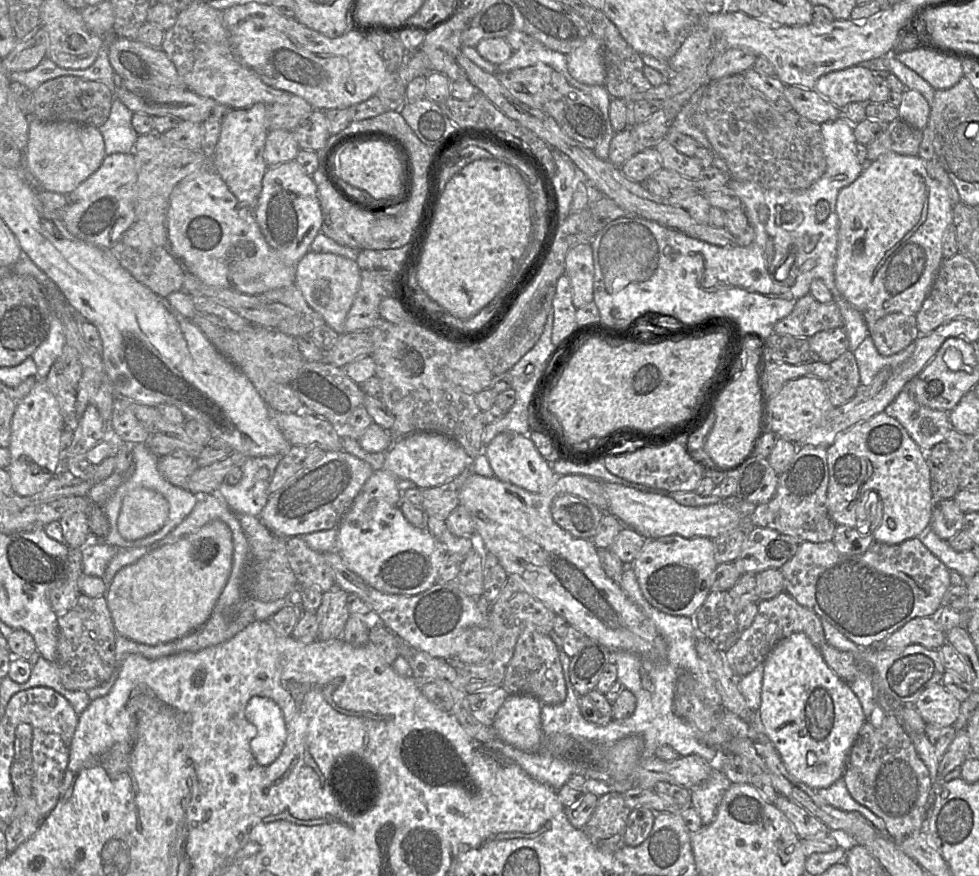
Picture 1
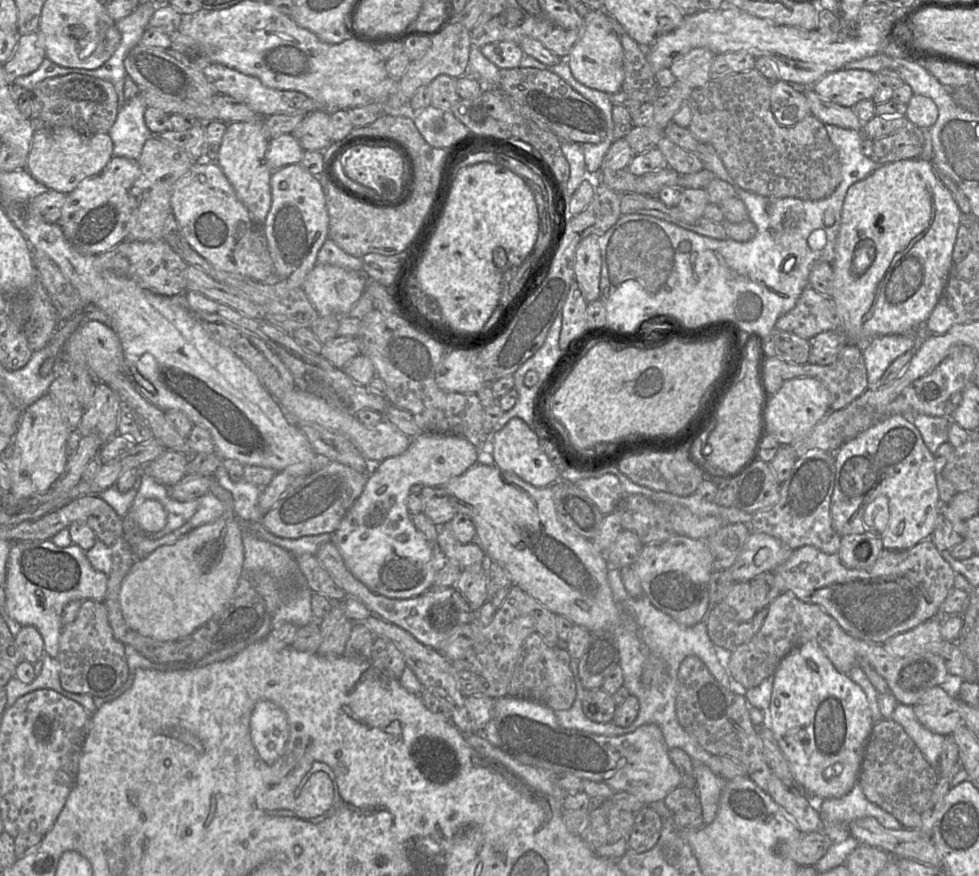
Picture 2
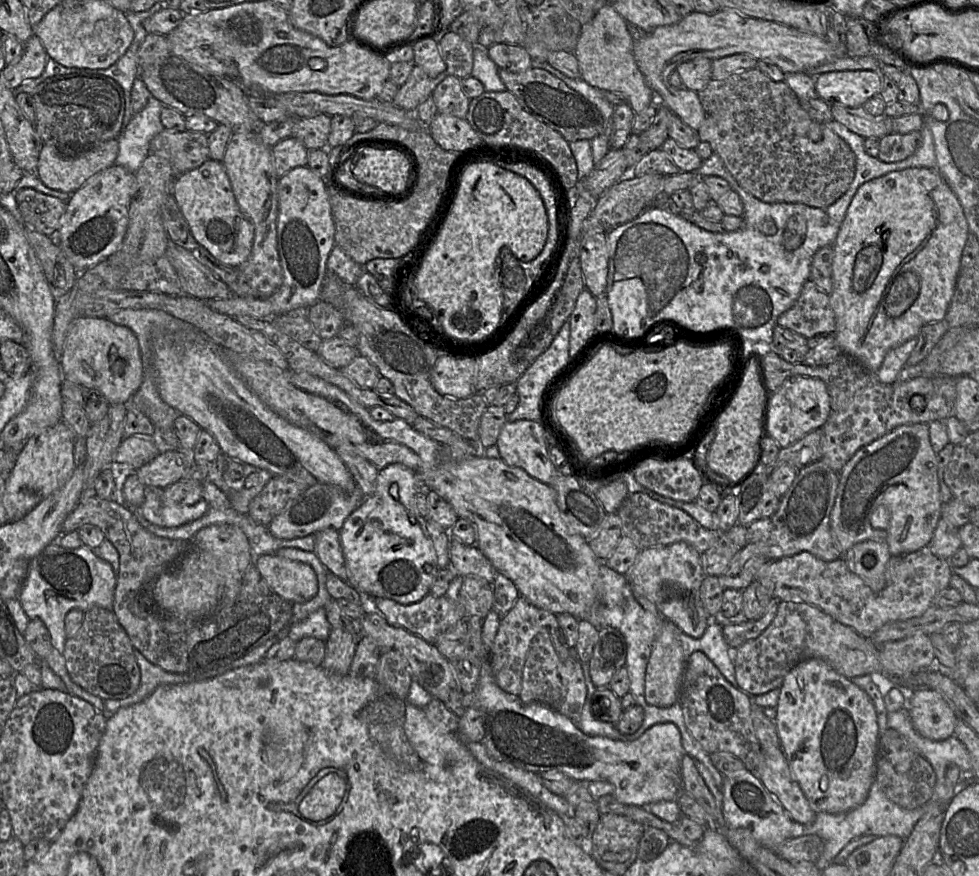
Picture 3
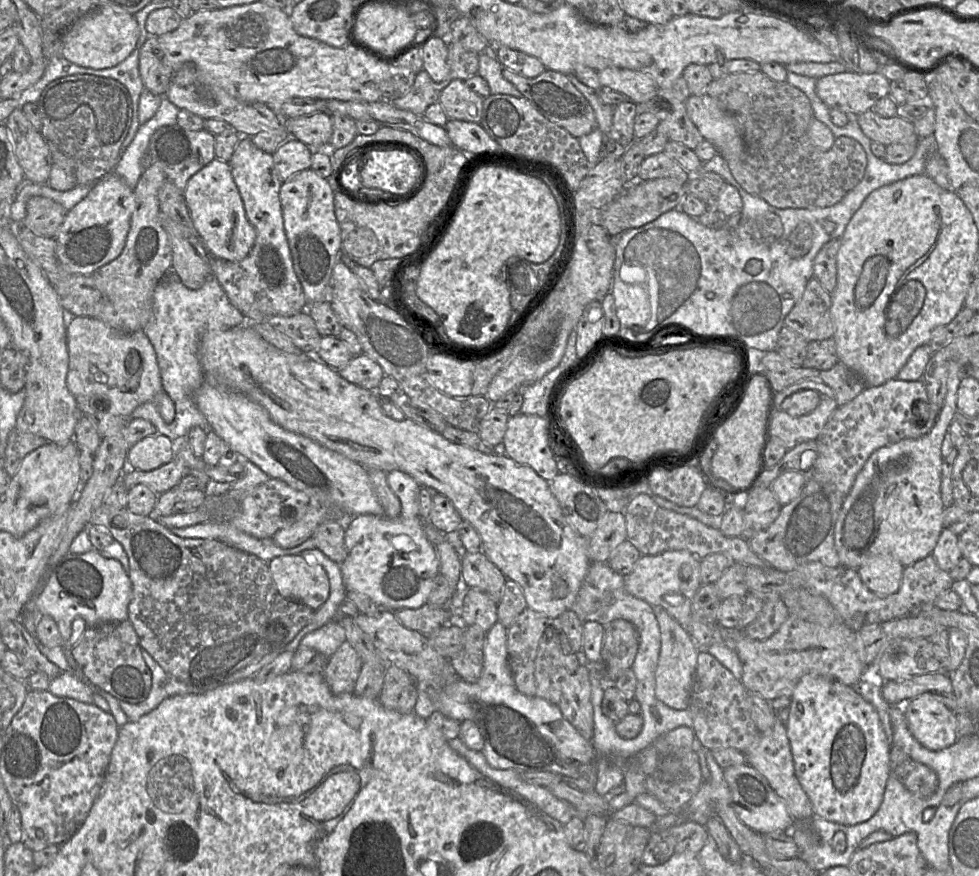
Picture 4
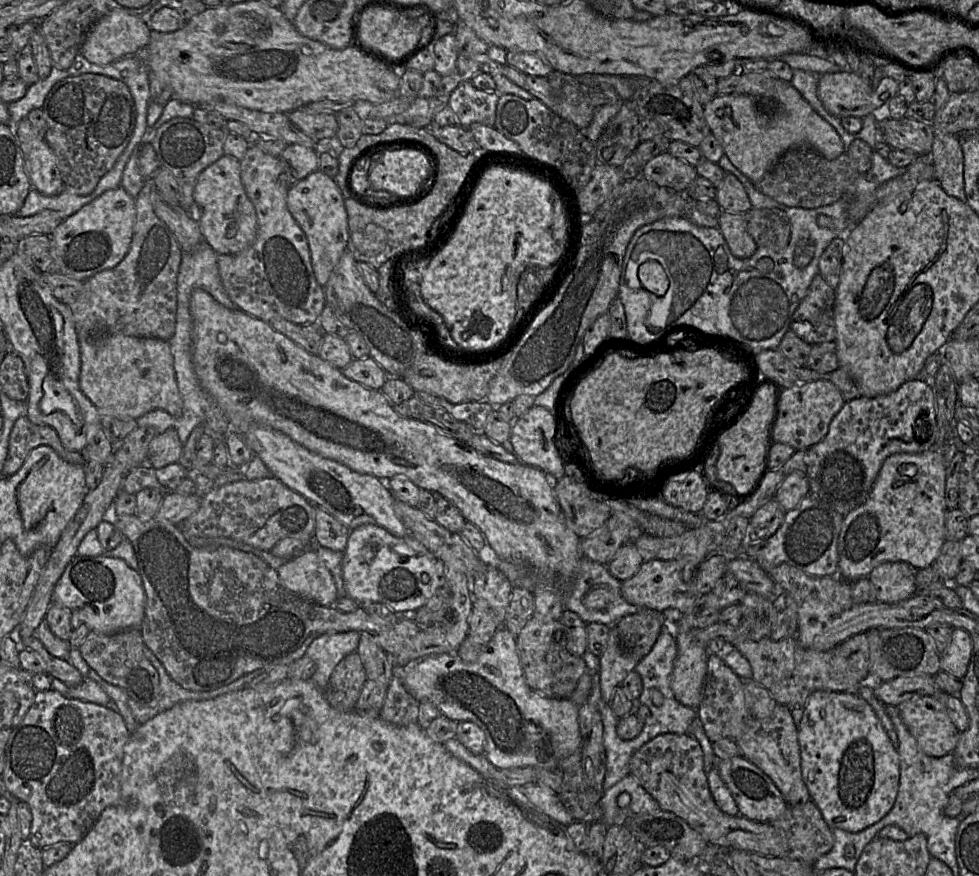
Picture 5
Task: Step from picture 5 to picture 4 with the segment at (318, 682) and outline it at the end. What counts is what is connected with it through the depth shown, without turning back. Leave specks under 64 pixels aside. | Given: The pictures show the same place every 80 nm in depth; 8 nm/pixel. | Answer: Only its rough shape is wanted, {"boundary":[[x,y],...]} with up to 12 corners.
{"boundary":[[333,620],[305,635],[299,648],[311,648],[329,659],[346,633]]}

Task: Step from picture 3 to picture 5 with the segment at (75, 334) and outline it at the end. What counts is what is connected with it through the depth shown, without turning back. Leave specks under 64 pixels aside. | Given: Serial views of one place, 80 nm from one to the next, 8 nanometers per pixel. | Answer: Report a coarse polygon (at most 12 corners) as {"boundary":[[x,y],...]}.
{"boundary":[[79,338],[102,415],[182,413],[168,341]]}

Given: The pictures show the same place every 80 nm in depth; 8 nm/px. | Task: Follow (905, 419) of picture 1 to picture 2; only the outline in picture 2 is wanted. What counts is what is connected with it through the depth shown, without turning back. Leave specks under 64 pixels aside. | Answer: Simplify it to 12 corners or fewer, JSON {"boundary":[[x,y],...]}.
{"boundary":[[903,416],[917,427],[931,453],[948,441],[950,418]]}

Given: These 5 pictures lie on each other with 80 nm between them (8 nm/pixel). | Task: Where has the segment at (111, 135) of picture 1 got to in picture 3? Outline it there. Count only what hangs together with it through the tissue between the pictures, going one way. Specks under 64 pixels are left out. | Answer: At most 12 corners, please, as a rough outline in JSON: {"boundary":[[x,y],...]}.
{"boundary":[[163,104],[147,105],[117,137],[114,164],[136,173],[164,128]]}

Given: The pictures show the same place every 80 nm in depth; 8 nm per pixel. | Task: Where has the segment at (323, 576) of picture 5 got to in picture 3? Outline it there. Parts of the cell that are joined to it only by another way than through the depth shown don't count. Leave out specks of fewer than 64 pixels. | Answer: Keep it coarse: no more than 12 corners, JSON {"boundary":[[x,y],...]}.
{"boundary":[[276,555],[255,565],[286,601],[304,603],[318,593],[310,565]]}

